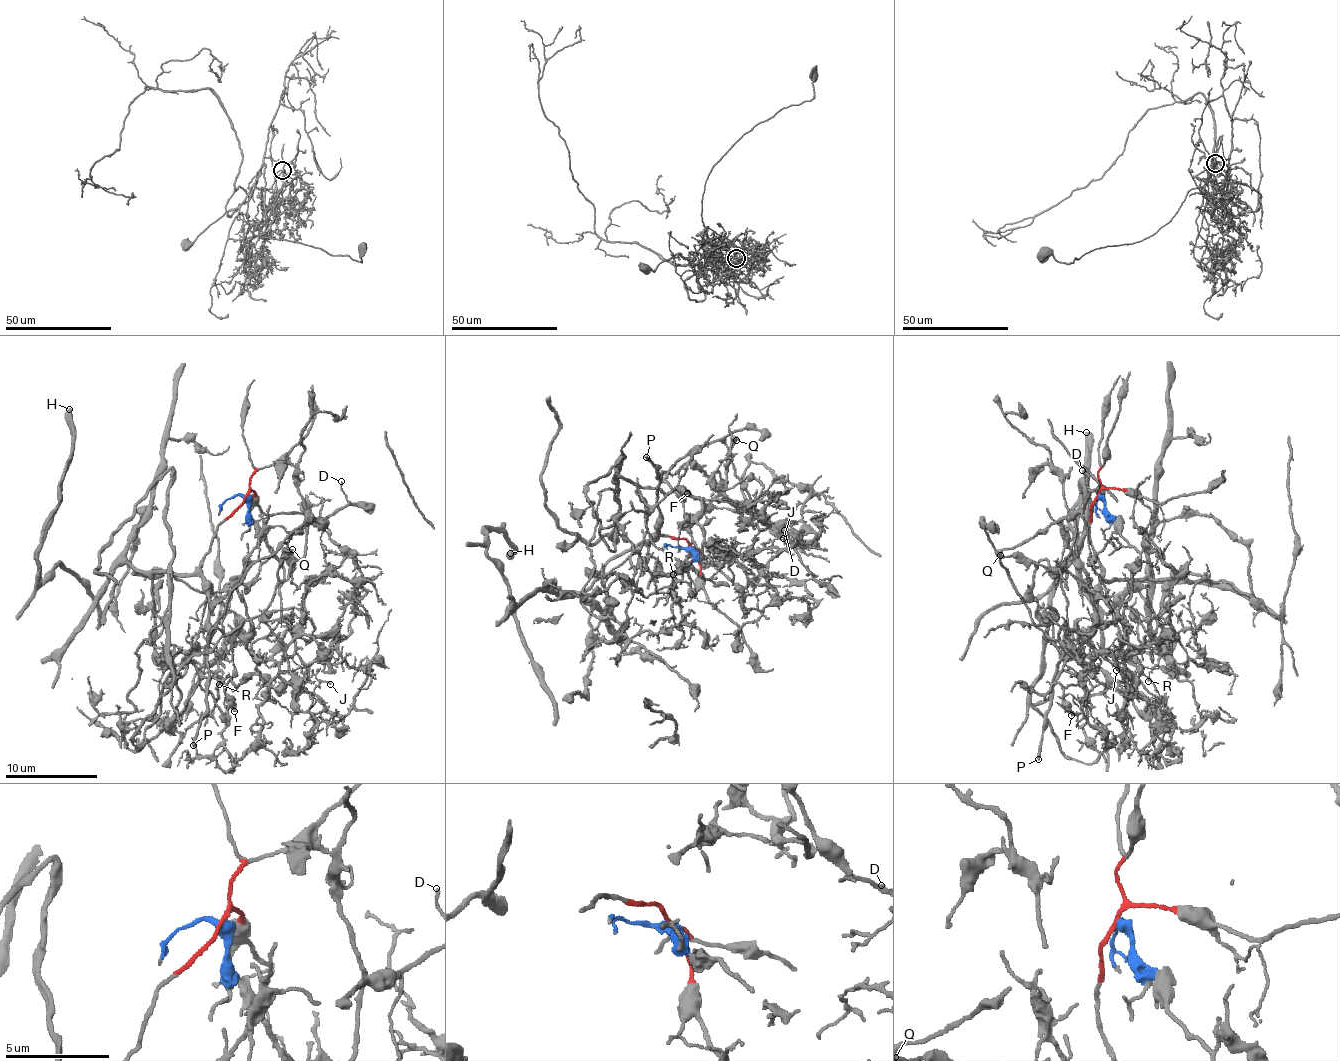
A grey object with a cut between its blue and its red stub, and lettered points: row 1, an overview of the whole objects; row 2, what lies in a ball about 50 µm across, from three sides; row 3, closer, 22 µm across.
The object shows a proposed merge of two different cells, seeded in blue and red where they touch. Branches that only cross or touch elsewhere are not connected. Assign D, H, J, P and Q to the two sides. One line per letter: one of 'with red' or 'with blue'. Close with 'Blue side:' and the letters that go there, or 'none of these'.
D: with red
H: with red
J: with blue
P: with red
Q: with blue
Blue side: J, Q

